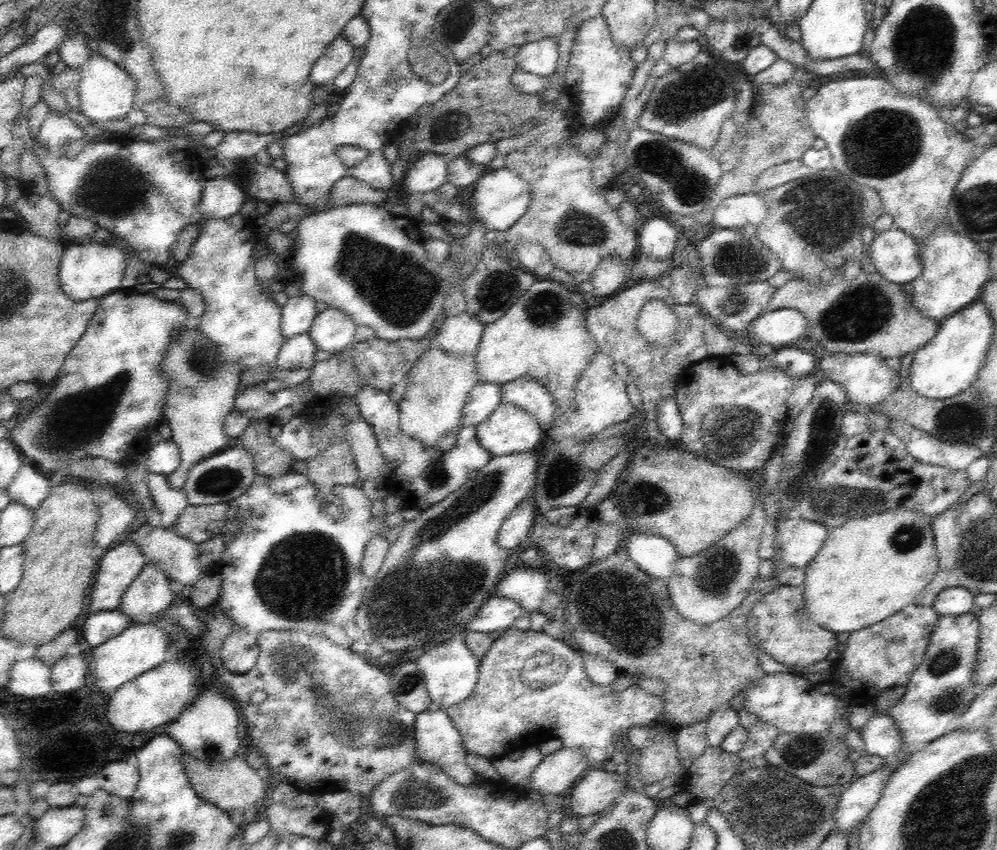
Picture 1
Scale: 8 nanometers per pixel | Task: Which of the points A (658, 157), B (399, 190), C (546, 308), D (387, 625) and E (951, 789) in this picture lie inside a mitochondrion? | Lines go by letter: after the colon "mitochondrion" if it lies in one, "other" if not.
A: mitochondrion
B: other
C: mitochondrion
D: mitochondrion
E: mitochondrion

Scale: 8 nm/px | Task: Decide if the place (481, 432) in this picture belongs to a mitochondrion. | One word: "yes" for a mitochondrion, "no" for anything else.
no

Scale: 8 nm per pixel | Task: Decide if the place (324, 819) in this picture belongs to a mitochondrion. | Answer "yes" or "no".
no

